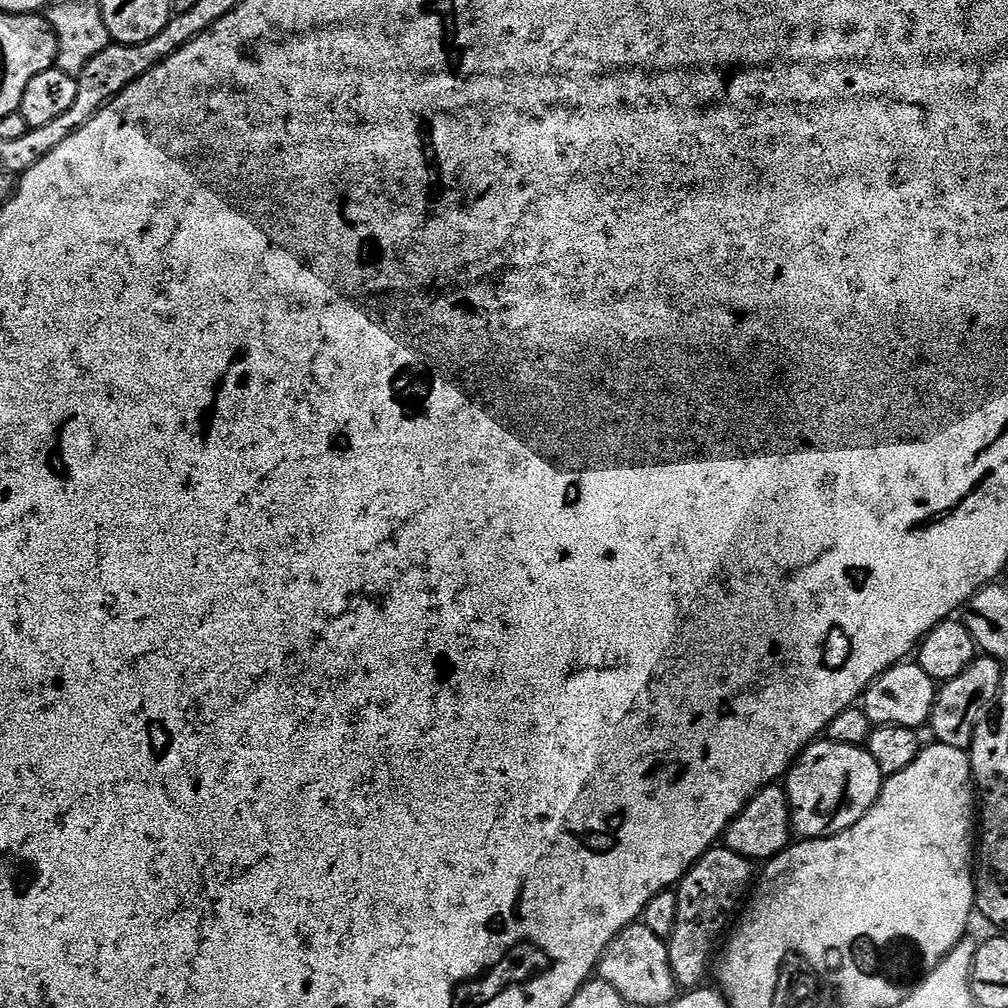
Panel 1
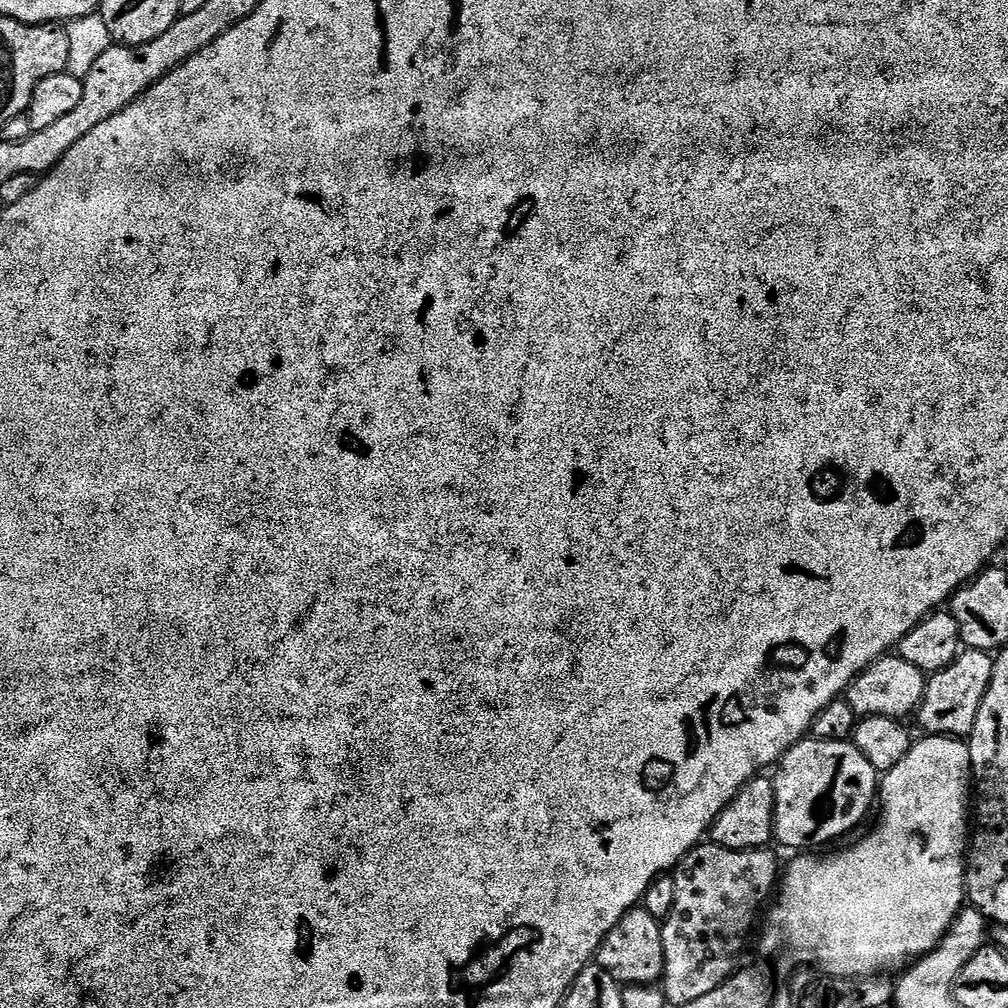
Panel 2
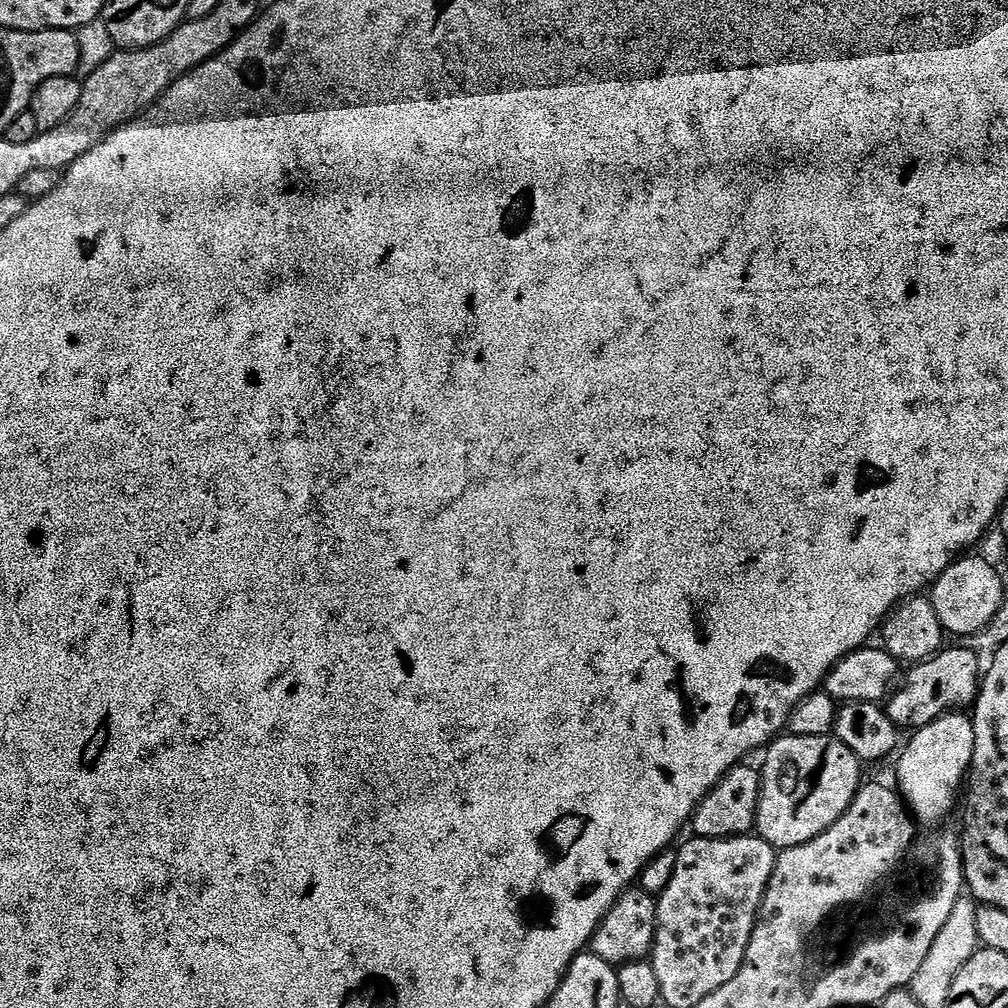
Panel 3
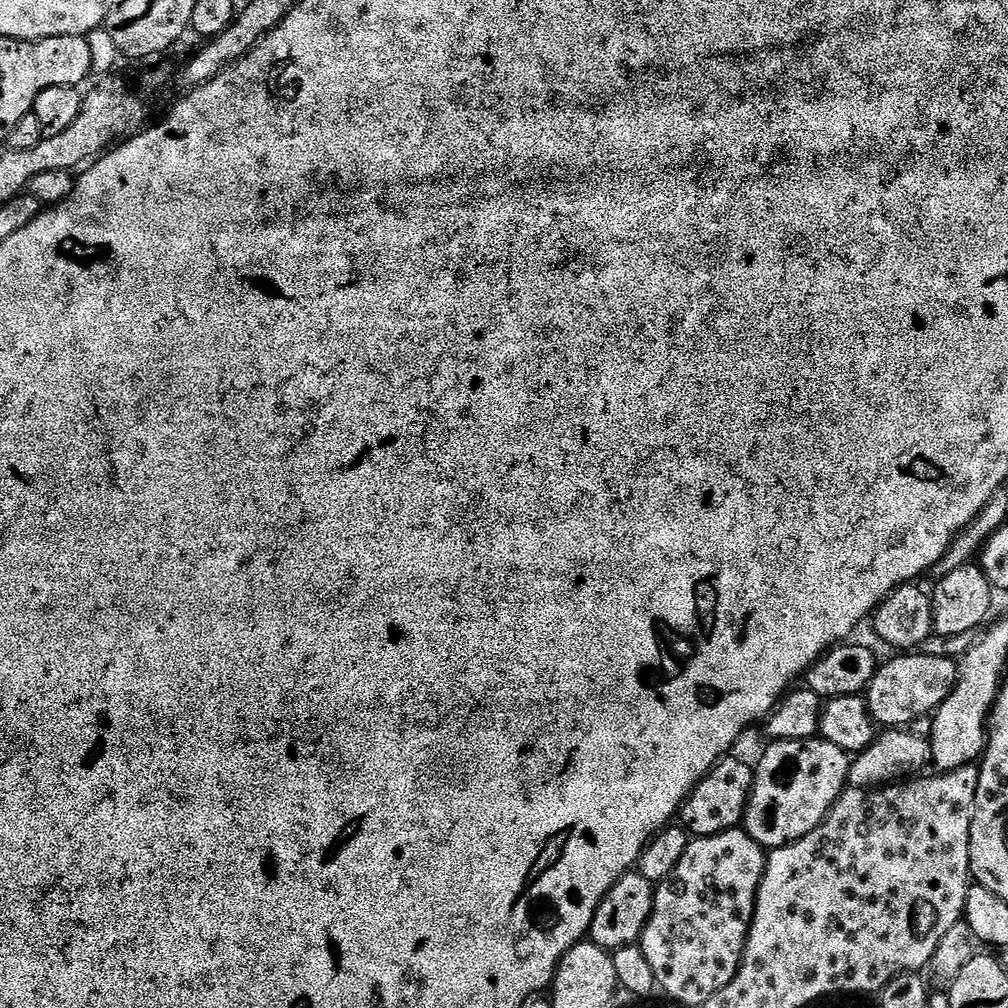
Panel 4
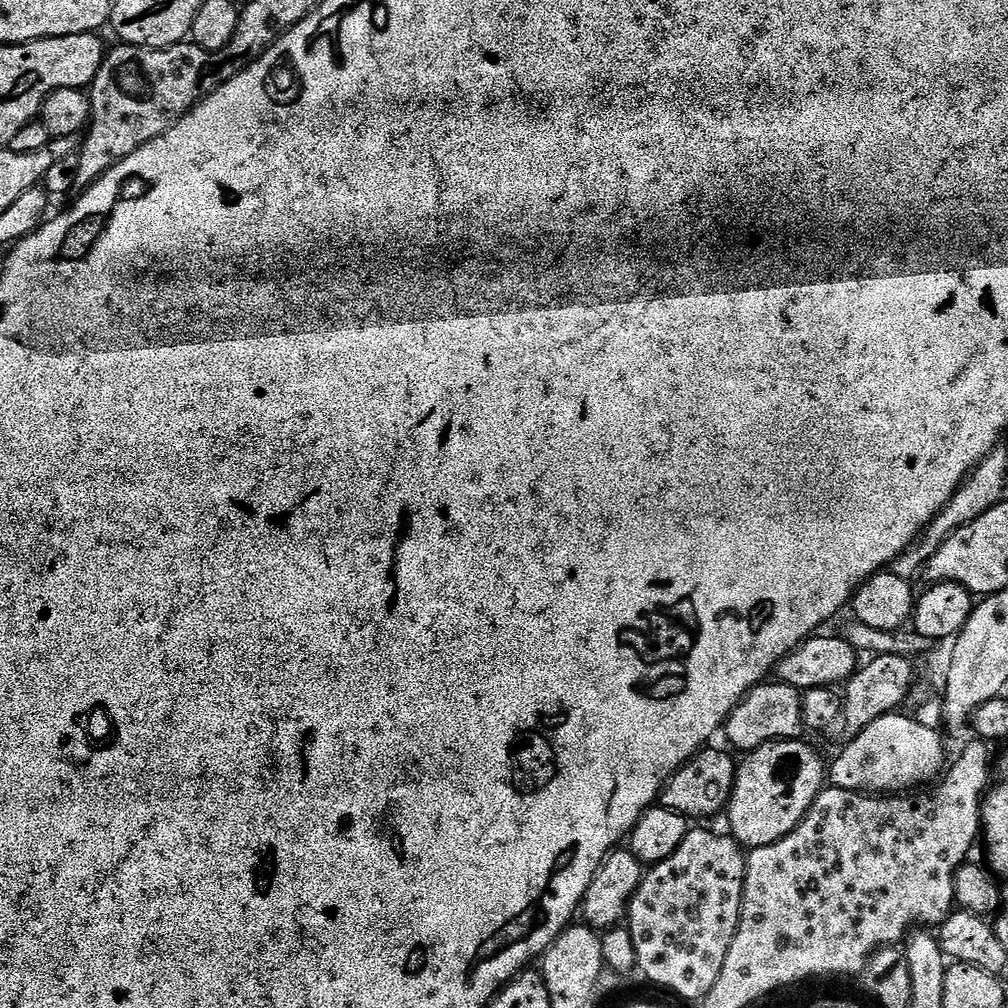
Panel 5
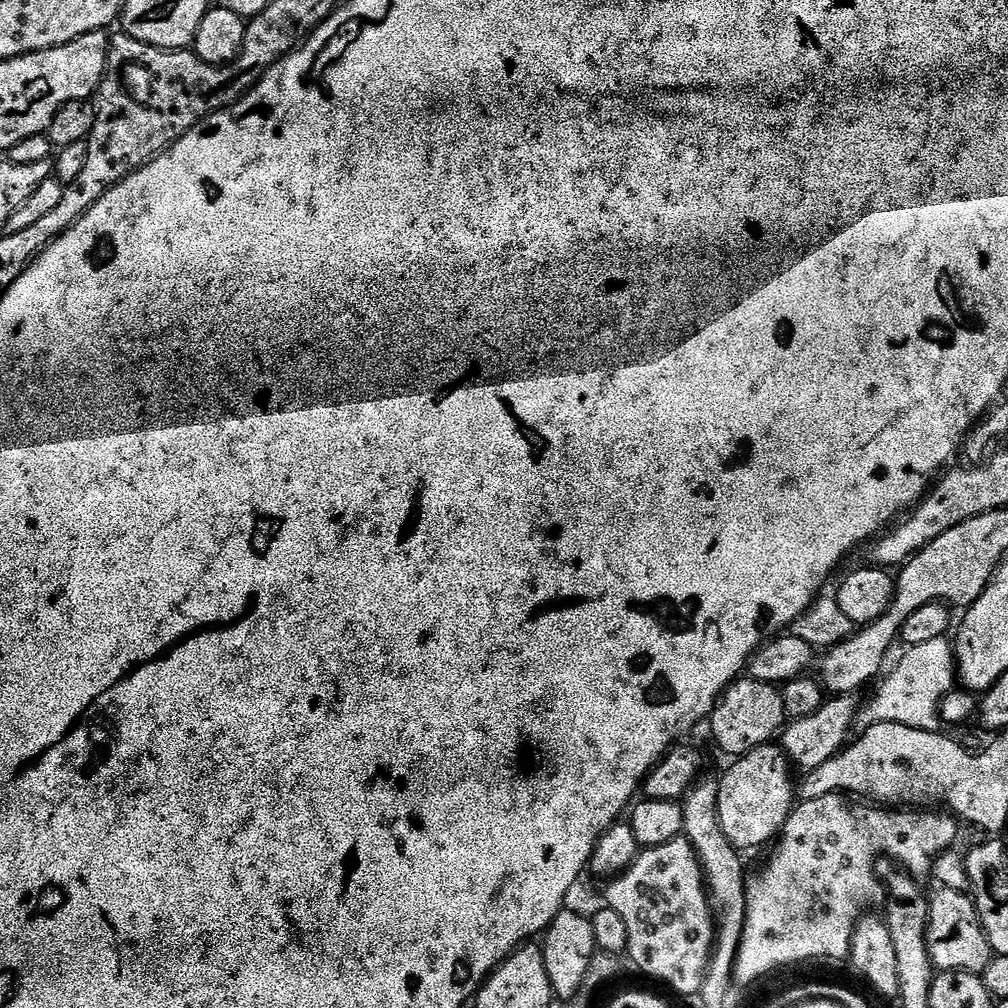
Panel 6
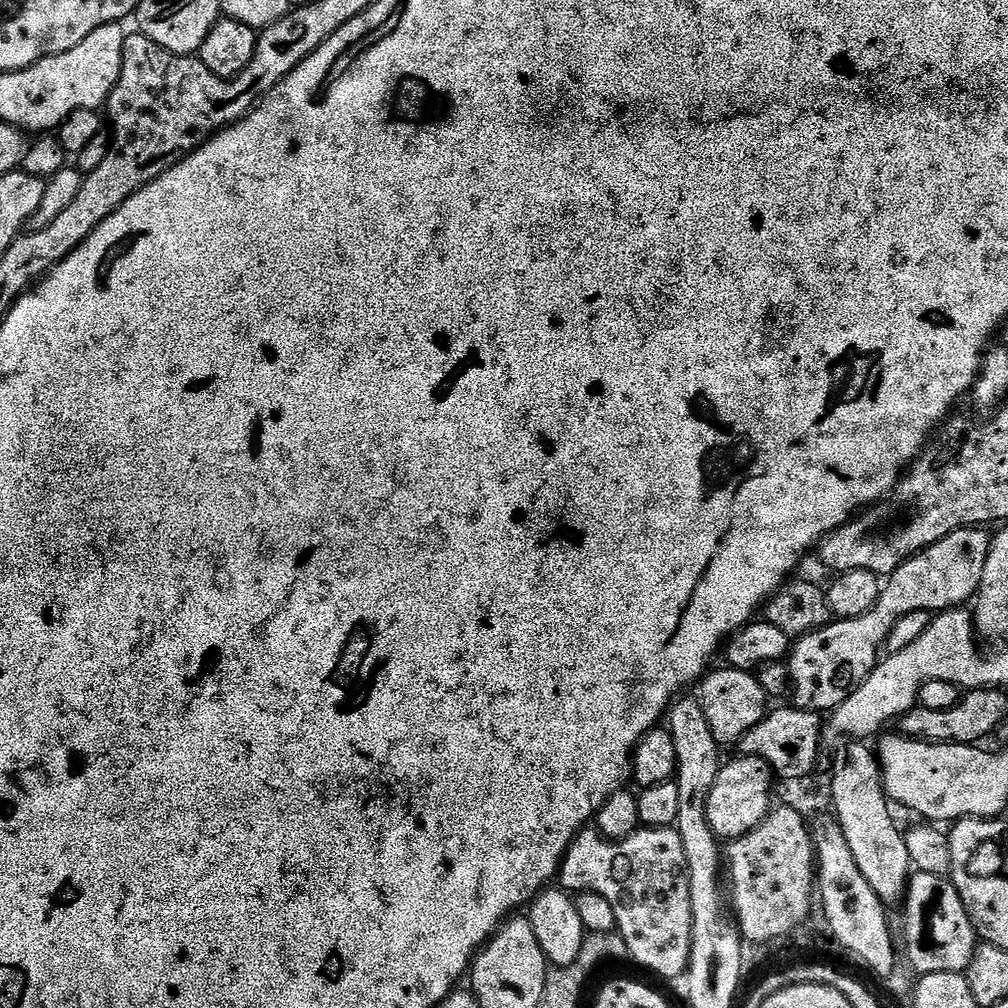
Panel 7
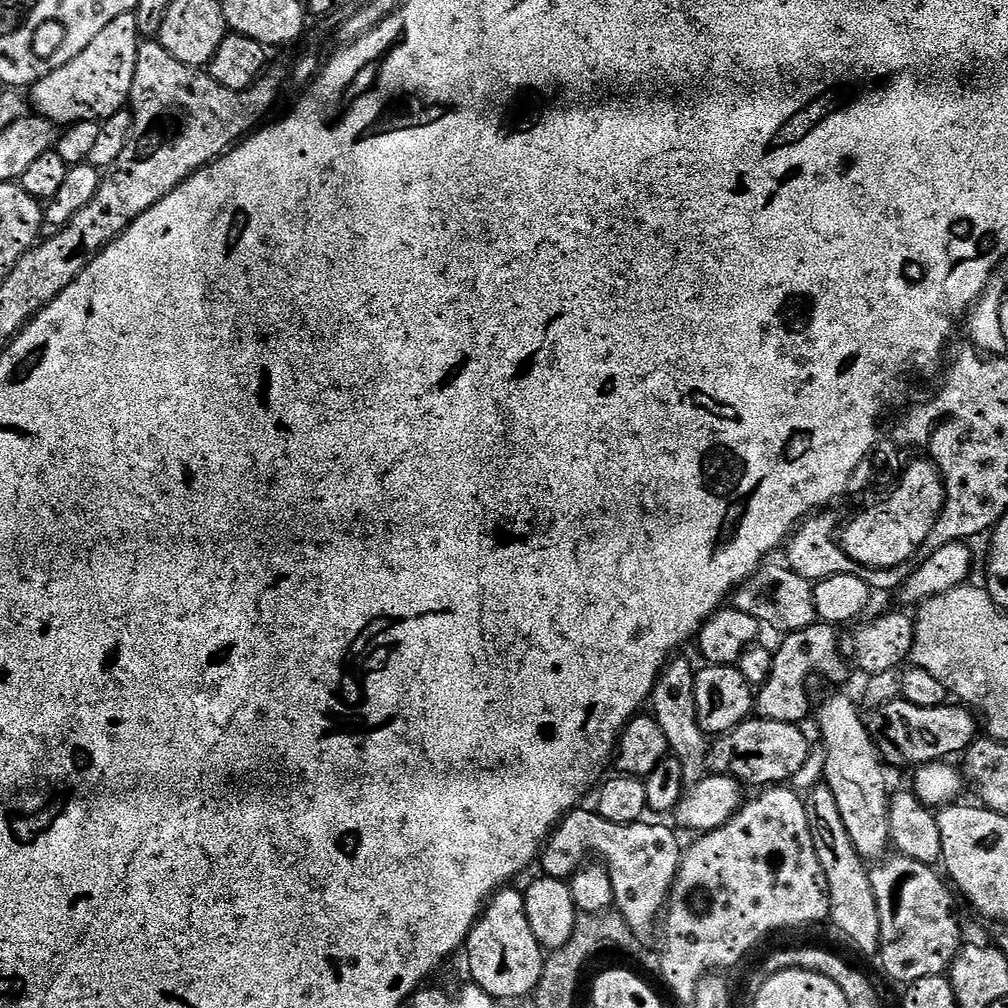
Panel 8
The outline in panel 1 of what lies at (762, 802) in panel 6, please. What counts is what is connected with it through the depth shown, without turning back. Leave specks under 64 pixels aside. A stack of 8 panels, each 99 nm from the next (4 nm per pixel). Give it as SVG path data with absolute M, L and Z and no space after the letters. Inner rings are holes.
M827 738L809 744L786 777L795 835L806 840L825 840L828 836L837 836L839 832L850 830L875 806L884 789L885 779L878 770L878 762L874 762L867 747L859 744L836 744Z

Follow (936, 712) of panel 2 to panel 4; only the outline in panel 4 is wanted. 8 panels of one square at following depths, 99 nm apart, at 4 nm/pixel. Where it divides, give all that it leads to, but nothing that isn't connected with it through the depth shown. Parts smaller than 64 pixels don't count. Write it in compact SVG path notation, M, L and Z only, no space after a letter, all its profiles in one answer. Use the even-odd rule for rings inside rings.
M921 650L911 654L896 654L893 660L879 665L872 681L866 689L866 699L870 714L876 719L877 725L888 730L900 730L911 720L919 716L931 717L936 709L946 702L956 686L958 664L950 657L930 657Z

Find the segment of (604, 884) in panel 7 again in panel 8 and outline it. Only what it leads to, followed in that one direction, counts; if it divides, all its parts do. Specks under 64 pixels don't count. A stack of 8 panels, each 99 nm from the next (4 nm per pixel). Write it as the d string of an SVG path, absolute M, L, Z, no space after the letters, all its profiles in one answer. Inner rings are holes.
M573 810L567 813L543 845L538 857L539 867L544 867L543 875L555 880L567 881L585 867L586 861L589 859L587 856L593 852L596 855L593 857L598 858L599 863L603 864L610 874L610 882L614 886L614 898L616 899L615 911L619 912L623 920L630 926L637 941L644 942L644 940L650 939L655 932L657 935L658 925L666 912L668 895L672 892L676 875L680 869L682 844L680 848L679 838L664 824L648 824L649 822L619 824L602 818L595 810L580 811Z

